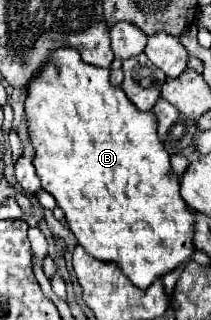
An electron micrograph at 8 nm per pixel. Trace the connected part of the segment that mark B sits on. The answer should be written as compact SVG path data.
M74 48L52 50L48 62L42 68L38 68L36 74L28 82L24 110L26 110L26 120L28 120L28 136L30 136L30 142L32 142L32 148L34 148L34 160L32 160L32 164L36 166L36 174L38 174L38 178L42 182L42 188L56 198L56 204L64 210L66 222L68 222L70 230L74 232L78 244L90 256L94 256L98 260L106 260L106 262L116 262L120 266L120 270L130 278L130 282L136 284L140 290L146 290L156 278L168 274L178 264L184 264L184 262L190 260L190 256L194 252L194 242L192 242L194 218L192 218L192 212L188 210L188 206L184 204L184 200L180 196L178 176L172 172L172 168L170 168L170 156L164 150L164 146L160 144L160 138L156 134L156 116L152 112L138 110L124 96L124 90L120 86L112 86L110 84L110 70L84 64L82 58L80 58L80 54Z

